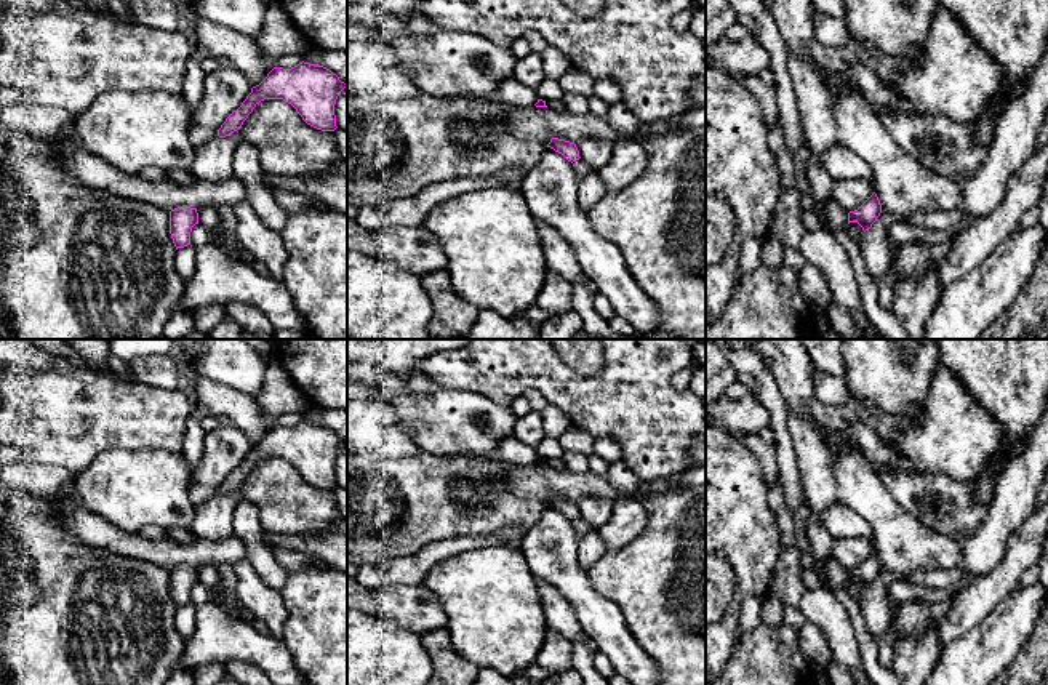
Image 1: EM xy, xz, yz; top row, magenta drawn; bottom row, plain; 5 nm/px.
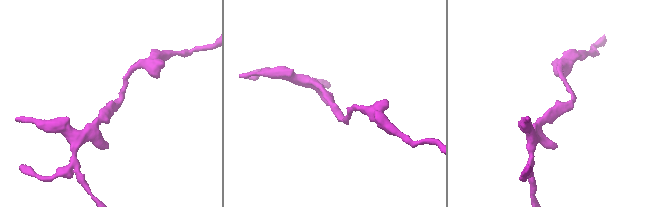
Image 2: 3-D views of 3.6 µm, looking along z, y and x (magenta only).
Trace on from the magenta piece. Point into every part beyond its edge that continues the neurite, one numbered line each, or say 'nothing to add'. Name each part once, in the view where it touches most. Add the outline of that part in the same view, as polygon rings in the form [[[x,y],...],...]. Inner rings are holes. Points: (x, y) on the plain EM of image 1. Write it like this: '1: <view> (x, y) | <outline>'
nothing to add

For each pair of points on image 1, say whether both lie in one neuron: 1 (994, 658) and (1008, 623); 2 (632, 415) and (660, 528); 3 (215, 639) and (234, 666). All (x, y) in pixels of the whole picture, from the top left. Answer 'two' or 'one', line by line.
1: one
2: two
3: two

